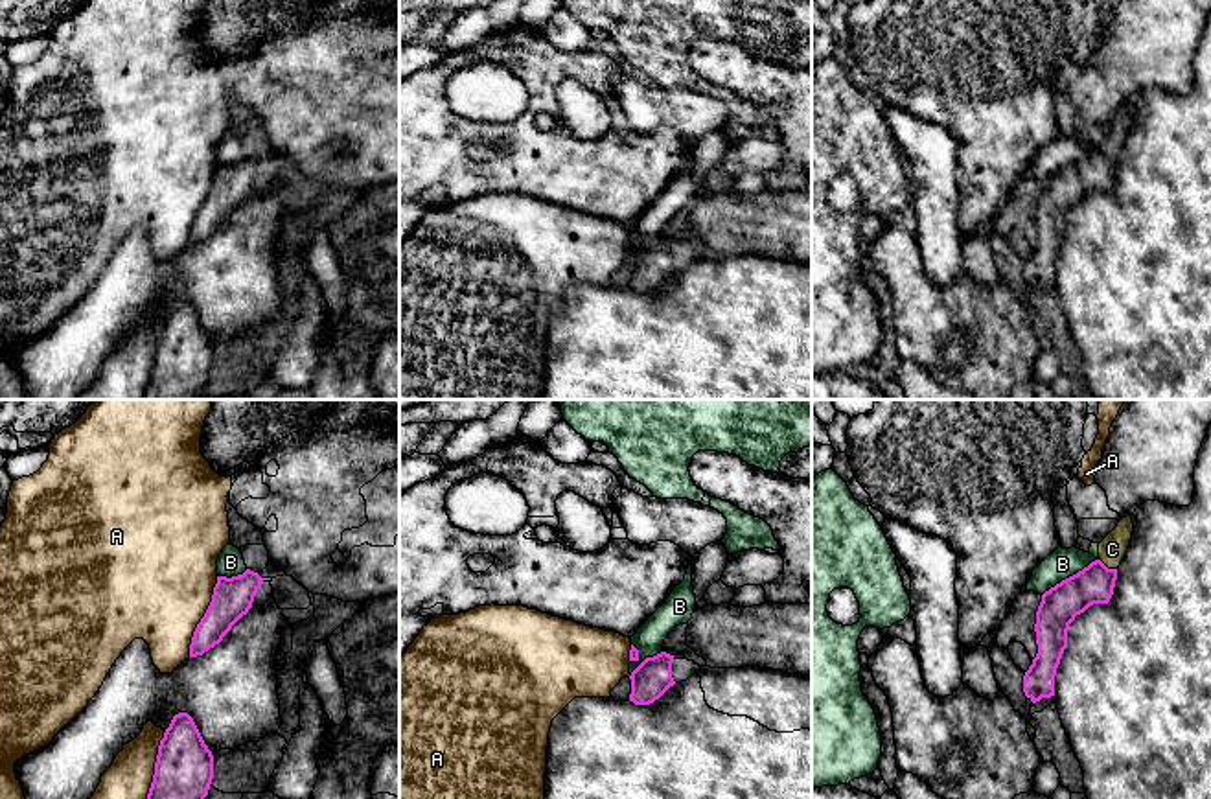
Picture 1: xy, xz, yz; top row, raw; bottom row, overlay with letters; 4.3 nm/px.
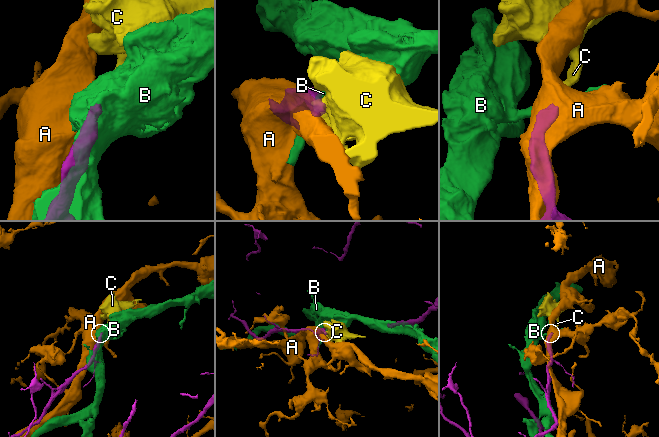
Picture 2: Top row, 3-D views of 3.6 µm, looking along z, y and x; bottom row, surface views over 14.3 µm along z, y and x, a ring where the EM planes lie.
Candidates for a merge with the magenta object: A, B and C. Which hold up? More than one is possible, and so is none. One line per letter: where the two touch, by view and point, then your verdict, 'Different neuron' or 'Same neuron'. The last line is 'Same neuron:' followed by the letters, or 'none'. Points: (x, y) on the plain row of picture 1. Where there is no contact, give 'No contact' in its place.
A: Touches magenta at xy (203, 205). Different neuron
B: Touches magenta at xz (645, 247). Different neuron
C: Touches magenta at yz (1107, 155). Same neuron
Same neuron: C

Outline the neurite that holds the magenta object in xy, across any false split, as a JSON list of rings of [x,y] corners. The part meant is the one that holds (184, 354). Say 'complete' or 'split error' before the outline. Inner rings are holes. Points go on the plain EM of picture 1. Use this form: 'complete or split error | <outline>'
complete | [[[188,300],[173,304],[158,333],[142,400],[201,400],[213,366],[213,342]]]

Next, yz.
split error | [[[1126,103],[1099,131],[1095,149],[1042,182],[1034,212],[1038,241],[1023,263],[1023,280],[1032,291],[1055,284],[1056,256],[1075,204],[1093,191],[1110,190],[1132,120],[1132,103]]]

